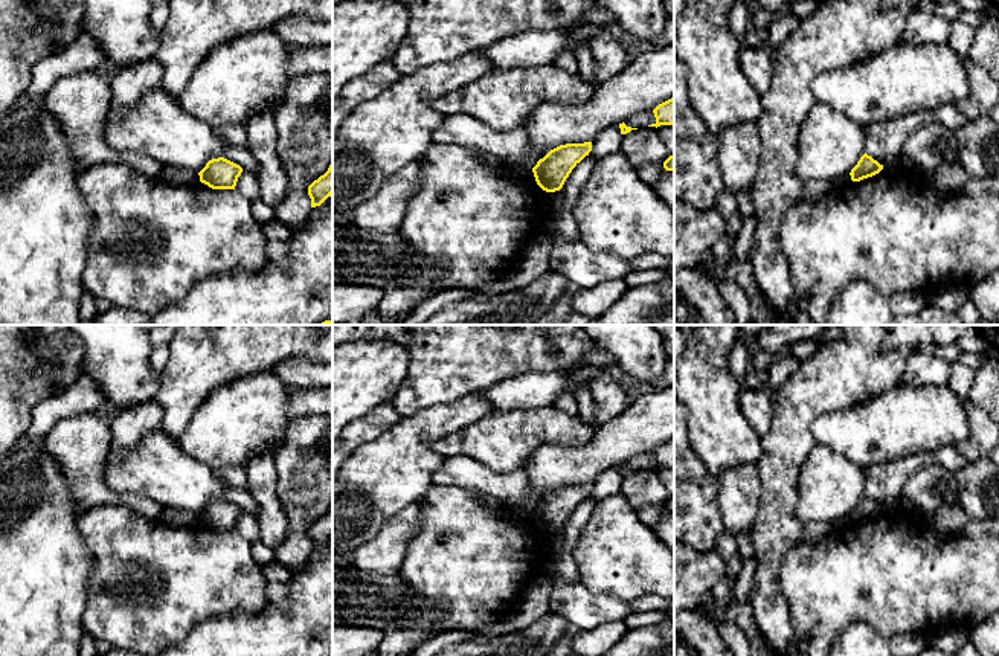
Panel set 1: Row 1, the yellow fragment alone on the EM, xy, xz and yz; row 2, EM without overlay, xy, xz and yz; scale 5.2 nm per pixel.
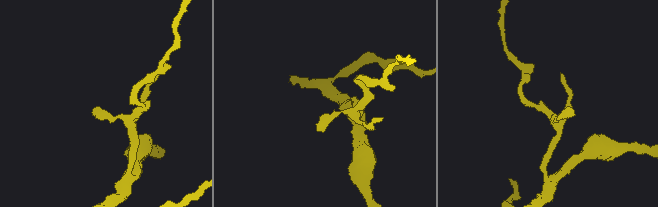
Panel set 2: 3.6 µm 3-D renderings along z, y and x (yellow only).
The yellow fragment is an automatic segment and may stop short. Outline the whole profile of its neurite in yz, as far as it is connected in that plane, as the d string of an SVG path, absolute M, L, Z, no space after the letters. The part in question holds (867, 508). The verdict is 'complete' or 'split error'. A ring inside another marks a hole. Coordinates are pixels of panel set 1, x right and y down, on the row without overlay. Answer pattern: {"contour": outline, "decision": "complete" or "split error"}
{"contour": "M865 494L857 506L851 511L850 517L853 523L860 523L863 520L879 516L882 511L883 506L880 506L877 502Z", "decision": "complete"}

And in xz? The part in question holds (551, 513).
{"contour": "M592 484L566 485L551 491L532 510L537 526L546 534L560 532L572 511L592 493Z", "decision": "complete"}

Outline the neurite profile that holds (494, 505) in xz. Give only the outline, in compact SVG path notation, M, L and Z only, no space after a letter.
M479 493L477 494L479 499L482 500L482 503L497 517L509 517L511 516L511 510L508 505L505 505L502 500L493 497L493 496L488 496L488 494L483 494L483 493Z

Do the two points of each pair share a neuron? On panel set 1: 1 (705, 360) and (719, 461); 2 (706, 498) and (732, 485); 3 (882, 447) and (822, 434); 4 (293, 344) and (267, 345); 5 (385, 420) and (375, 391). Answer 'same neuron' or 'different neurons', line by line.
1: same neuron
2: different neurons
3: same neuron
4: same neuron
5: different neurons

